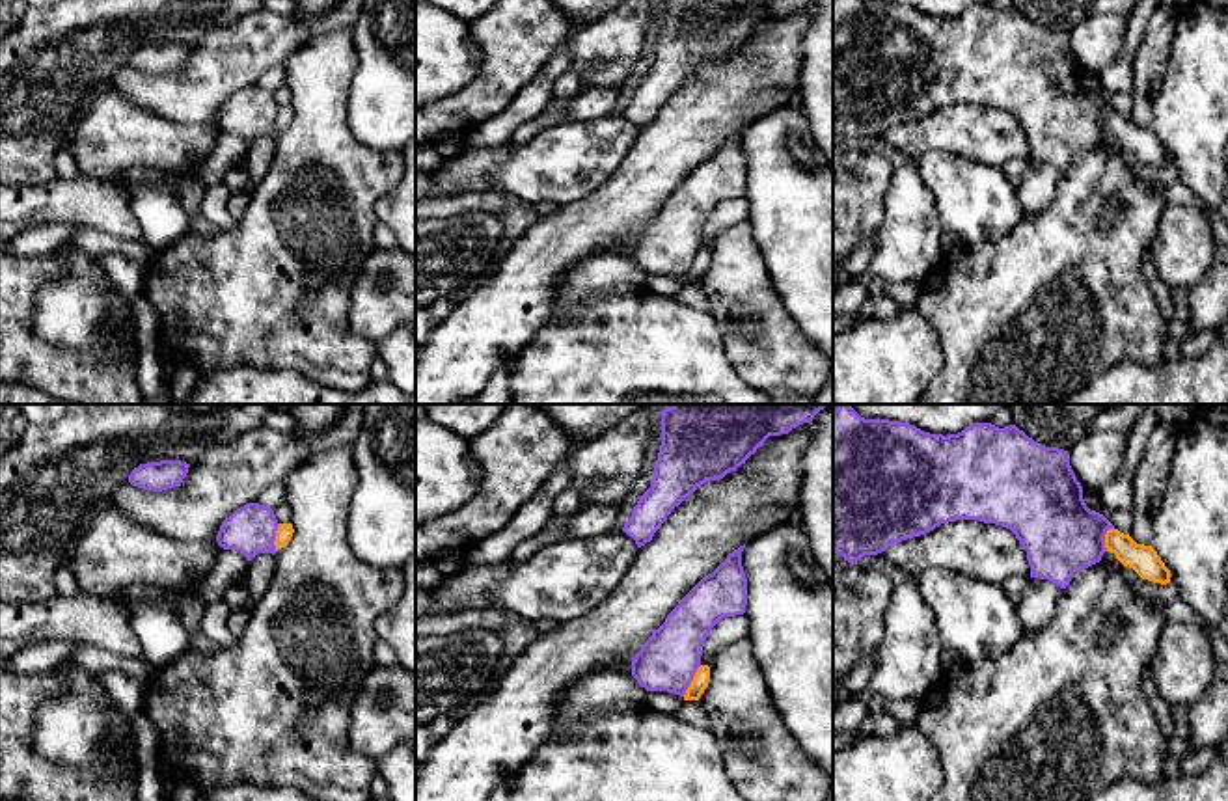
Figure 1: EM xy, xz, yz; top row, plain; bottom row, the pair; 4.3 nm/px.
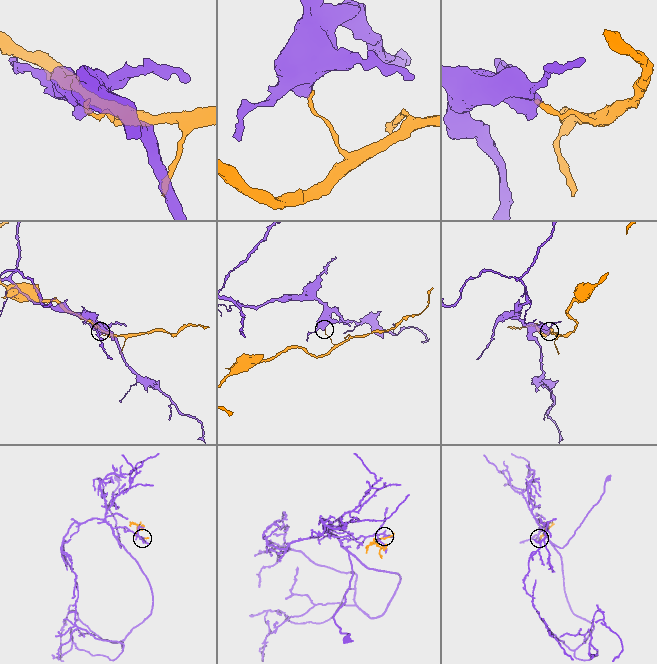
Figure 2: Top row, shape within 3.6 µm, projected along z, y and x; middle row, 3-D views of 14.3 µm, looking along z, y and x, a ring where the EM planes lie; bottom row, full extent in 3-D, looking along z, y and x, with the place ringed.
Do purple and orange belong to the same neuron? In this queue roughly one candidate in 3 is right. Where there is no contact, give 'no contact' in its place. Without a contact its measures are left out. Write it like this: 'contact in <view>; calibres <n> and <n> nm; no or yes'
contact in xz; calibres 260 and 70 nm; no

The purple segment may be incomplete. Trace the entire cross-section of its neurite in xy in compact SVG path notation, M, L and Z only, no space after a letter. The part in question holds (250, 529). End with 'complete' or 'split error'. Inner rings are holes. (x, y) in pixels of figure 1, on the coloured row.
M248 503L225 518L216 542L224 550L240 551L248 561L257 553L276 553L278 520L272 509Z; complete

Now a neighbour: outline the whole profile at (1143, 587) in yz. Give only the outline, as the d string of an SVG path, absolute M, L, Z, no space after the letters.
M1122 564L1122 570L1124 570L1124 579L1131 587L1131 591L1139 596L1155 600L1159 604L1172 602L1180 596L1178 589L1170 583L1161 585L1161 583L1142 579L1133 568L1124 564Z

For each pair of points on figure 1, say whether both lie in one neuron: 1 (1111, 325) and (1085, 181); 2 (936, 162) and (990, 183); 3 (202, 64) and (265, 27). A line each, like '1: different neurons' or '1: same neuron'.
1: same neuron
2: same neuron
3: same neuron

